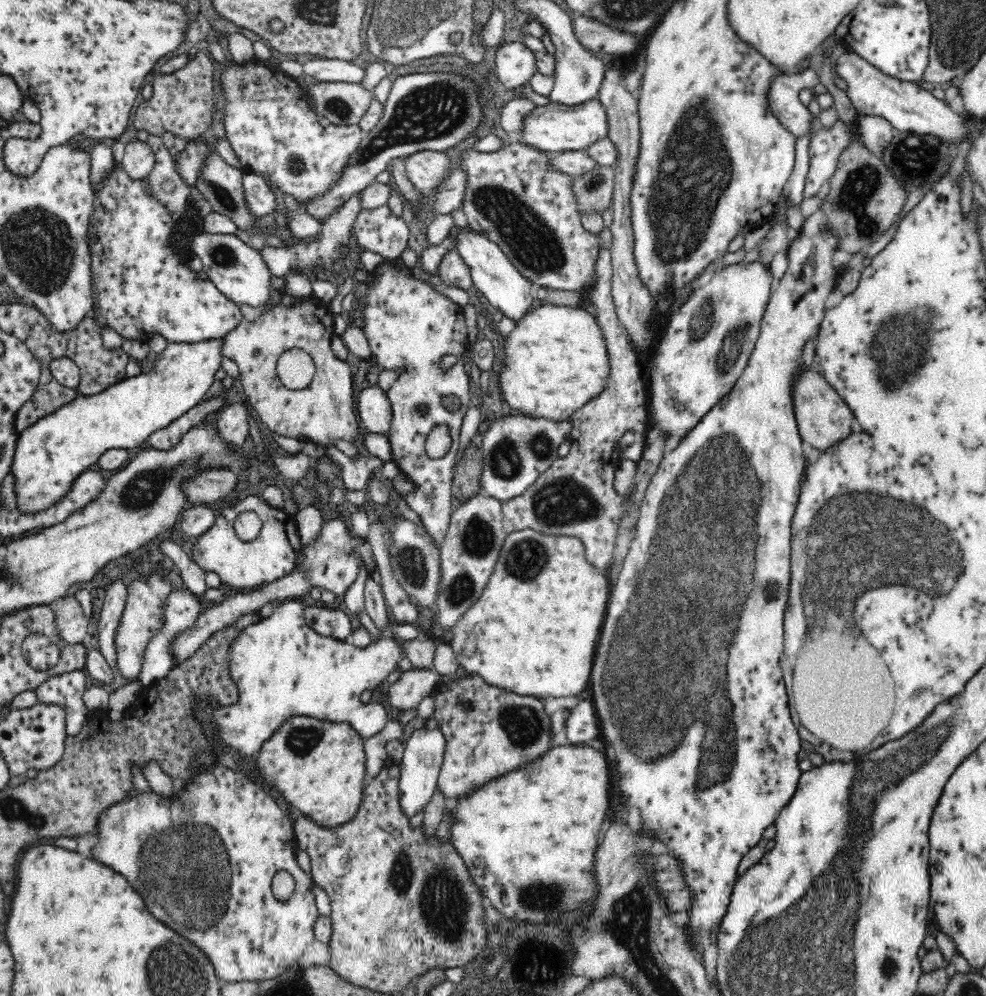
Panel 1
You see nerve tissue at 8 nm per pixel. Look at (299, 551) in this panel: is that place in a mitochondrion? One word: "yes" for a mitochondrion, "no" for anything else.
no

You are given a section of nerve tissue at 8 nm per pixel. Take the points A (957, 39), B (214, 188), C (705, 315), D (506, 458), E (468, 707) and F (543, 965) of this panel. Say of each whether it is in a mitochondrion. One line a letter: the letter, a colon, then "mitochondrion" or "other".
A: mitochondrion
B: mitochondrion
C: mitochondrion
D: mitochondrion
E: mitochondrion
F: mitochondrion

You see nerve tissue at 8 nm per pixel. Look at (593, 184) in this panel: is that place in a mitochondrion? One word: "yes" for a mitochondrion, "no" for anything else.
yes

